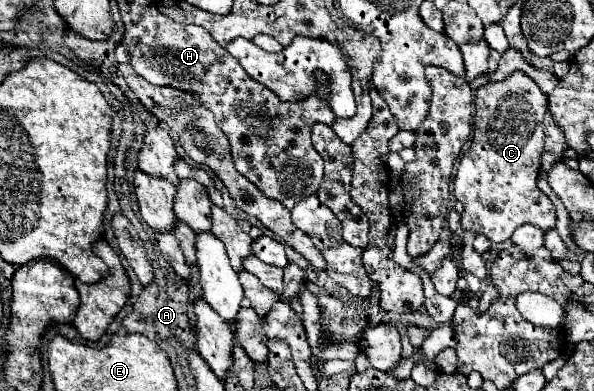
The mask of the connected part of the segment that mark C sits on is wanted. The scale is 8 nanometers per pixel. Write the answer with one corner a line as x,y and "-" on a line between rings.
514,71
504,81
486,83
476,91
474,137
454,179
454,197
464,205
460,219
464,229
482,233
492,243
502,243
522,223
534,223
544,233
554,227
554,205
536,185
544,149
542,119
546,107
546,95
522,71

